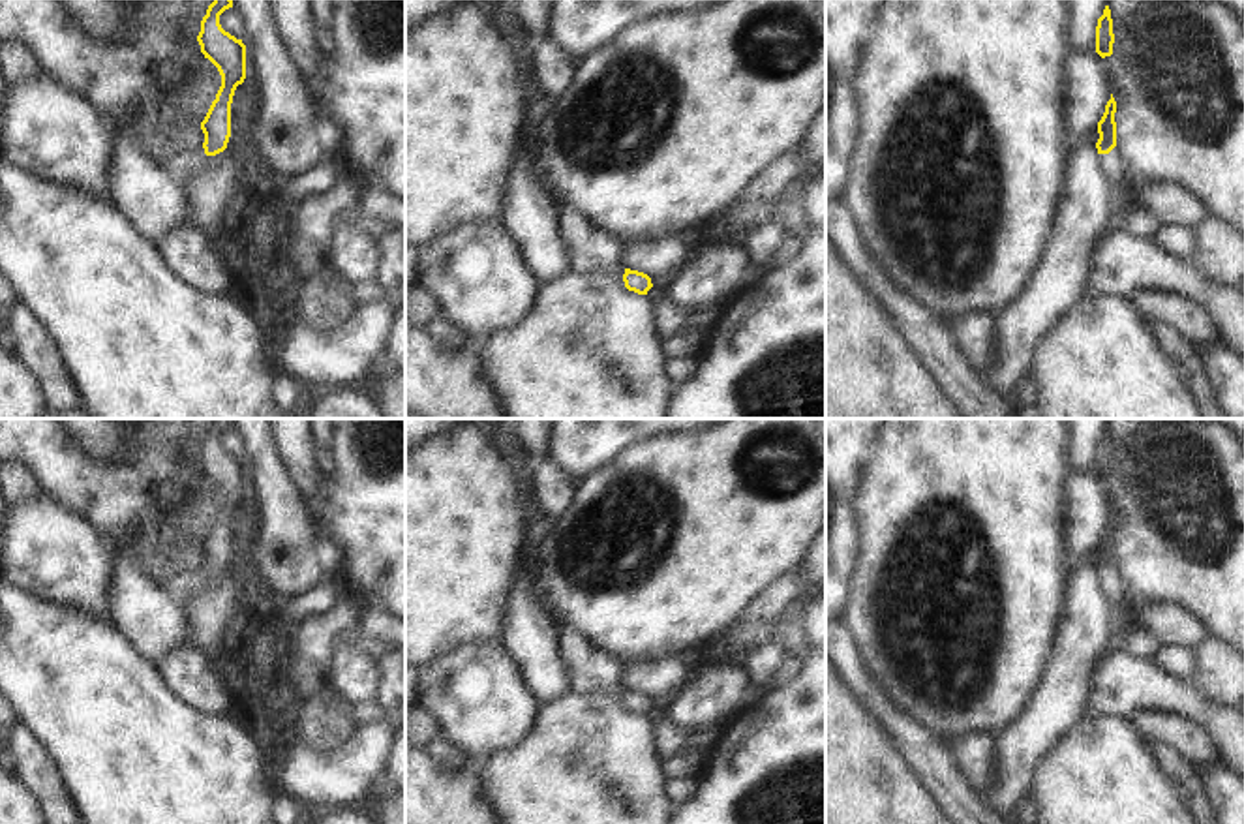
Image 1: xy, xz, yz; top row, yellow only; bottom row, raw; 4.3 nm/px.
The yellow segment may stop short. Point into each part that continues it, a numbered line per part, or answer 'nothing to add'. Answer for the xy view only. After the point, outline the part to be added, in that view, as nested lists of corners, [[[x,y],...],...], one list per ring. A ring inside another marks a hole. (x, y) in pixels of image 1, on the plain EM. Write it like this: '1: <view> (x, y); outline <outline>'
1: xy (179, 590); outline [[[197,569],[191,576],[171,576],[163,580],[163,589],[167,597],[176,604],[176,606],[186,606],[190,599],[199,595],[201,591],[208,589],[210,586],[216,584],[216,576],[206,576],[205,569]]]

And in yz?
1: yz (1111, 584); outline [[[1116,567],[1109,574],[1100,574],[1100,586],[1107,599],[1111,601],[1111,604],[1126,599],[1122,574],[1118,572]]]

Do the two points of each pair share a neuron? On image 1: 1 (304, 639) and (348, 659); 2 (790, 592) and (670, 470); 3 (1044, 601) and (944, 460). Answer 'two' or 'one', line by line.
1: two
2: two
3: one

